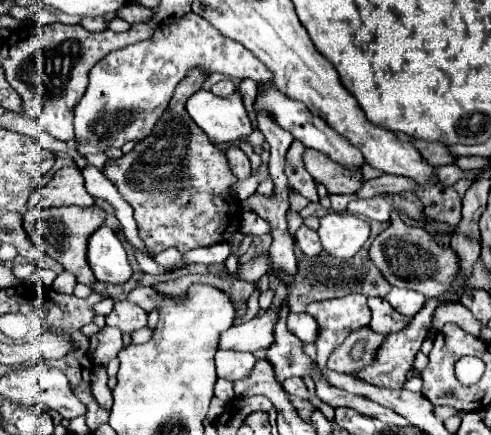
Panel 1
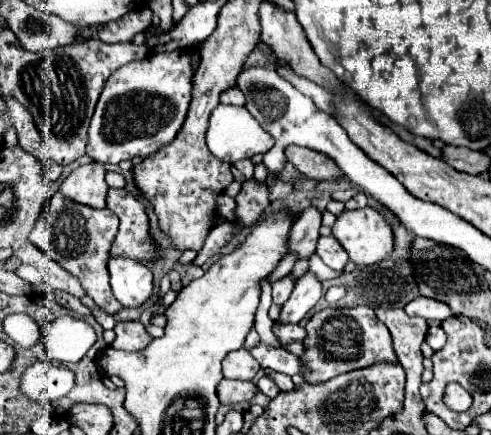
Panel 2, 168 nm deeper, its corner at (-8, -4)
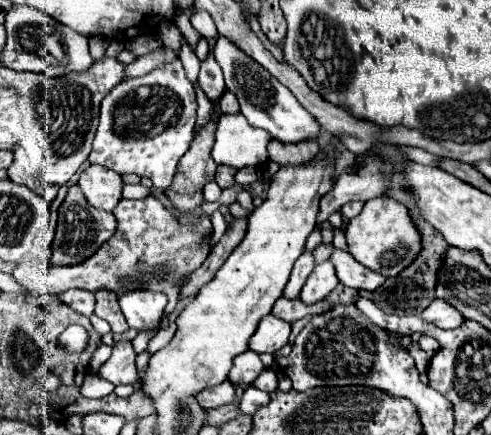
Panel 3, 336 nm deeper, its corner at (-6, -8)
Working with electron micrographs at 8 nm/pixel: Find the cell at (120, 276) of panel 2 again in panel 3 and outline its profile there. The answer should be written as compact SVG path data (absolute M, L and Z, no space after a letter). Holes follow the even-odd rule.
M126 292L118 298L120 308L130 324L138 332L152 332L162 326L162 314L168 298L160 292Z

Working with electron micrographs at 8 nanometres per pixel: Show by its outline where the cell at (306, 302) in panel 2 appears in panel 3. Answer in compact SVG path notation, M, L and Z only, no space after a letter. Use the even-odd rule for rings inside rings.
M330 260L318 264L314 268L314 272L308 276L306 284L302 286L302 292L300 292L300 300L304 304L314 304L314 302L320 302L324 300L336 286L340 284L336 272L334 272L334 266L330 264Z

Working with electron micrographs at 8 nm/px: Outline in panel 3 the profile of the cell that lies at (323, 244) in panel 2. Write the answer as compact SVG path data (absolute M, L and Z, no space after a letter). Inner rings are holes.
M334 250L332 254L332 264L336 268L336 274L340 278L340 282L348 288L354 290L366 290L366 292L376 292L386 278L374 270L368 270L366 266L362 266L360 262L356 262L348 252L344 250Z

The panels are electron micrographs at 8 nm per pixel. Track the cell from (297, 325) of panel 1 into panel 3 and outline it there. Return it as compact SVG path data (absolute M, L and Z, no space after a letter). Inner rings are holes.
M268 314L256 334L250 338L250 350L254 350L256 354L274 354L274 350L280 350L284 344L288 344L288 336L290 336L290 324Z

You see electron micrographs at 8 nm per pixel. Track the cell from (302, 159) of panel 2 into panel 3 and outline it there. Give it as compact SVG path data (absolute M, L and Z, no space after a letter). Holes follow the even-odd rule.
M270 140L268 154L276 164L306 164L312 160L312 154L318 154L320 146L316 140L306 140L306 144L278 144L278 140Z

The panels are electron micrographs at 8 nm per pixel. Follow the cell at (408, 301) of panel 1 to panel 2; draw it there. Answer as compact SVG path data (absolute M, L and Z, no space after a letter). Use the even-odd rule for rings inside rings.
M418 296L416 300L408 302L404 306L404 310L408 316L422 316L426 320L446 320L446 318L454 316L446 304L436 302L436 300L428 300L424 296Z

